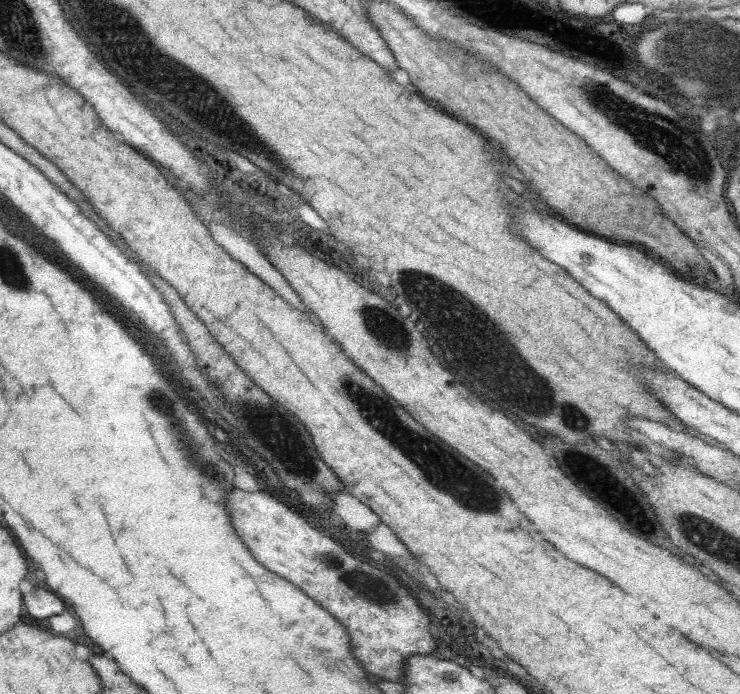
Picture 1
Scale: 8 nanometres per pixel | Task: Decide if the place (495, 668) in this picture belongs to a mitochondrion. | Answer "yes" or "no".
no

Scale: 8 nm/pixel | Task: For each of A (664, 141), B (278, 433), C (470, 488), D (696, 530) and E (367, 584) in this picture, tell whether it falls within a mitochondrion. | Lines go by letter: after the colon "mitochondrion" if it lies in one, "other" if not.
A: mitochondrion
B: mitochondrion
C: mitochondrion
D: mitochondrion
E: mitochondrion

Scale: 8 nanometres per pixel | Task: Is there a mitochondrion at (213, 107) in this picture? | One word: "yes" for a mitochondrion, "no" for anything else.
yes

